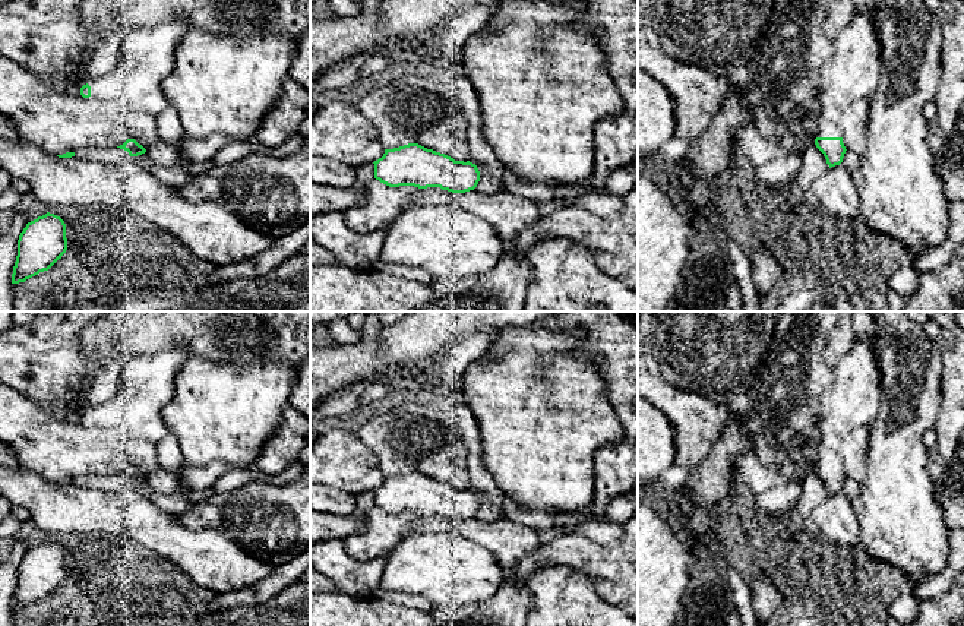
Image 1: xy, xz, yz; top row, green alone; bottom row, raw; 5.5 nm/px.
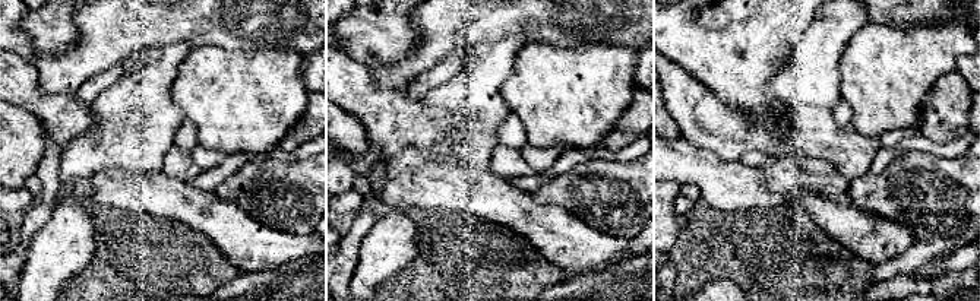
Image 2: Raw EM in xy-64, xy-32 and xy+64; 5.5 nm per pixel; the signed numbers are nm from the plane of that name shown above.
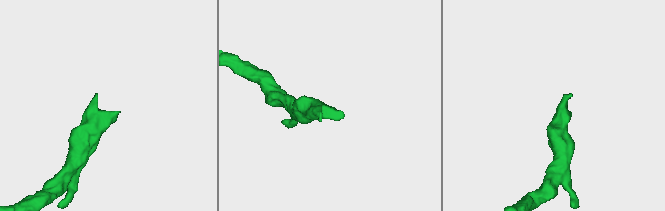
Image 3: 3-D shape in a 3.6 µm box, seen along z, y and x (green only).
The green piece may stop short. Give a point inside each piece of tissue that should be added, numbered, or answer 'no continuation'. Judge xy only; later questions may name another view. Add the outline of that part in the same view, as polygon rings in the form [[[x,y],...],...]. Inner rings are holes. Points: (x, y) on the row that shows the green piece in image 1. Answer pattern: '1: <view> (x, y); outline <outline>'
1: xy (135, 85); outline [[[177,18],[151,29],[138,28],[121,44],[120,59],[107,75],[91,80],[91,97],[114,104],[123,114],[123,135],[135,137],[129,118],[133,113],[149,113],[158,120],[168,102],[162,80],[171,72],[174,50],[187,32],[187,19]]]

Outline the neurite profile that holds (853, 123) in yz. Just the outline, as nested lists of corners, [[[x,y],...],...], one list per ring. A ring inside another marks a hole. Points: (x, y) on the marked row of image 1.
[[[857,99],[847,108],[840,121],[843,143],[846,149],[863,155],[866,152],[866,124],[869,117],[869,101]]]

